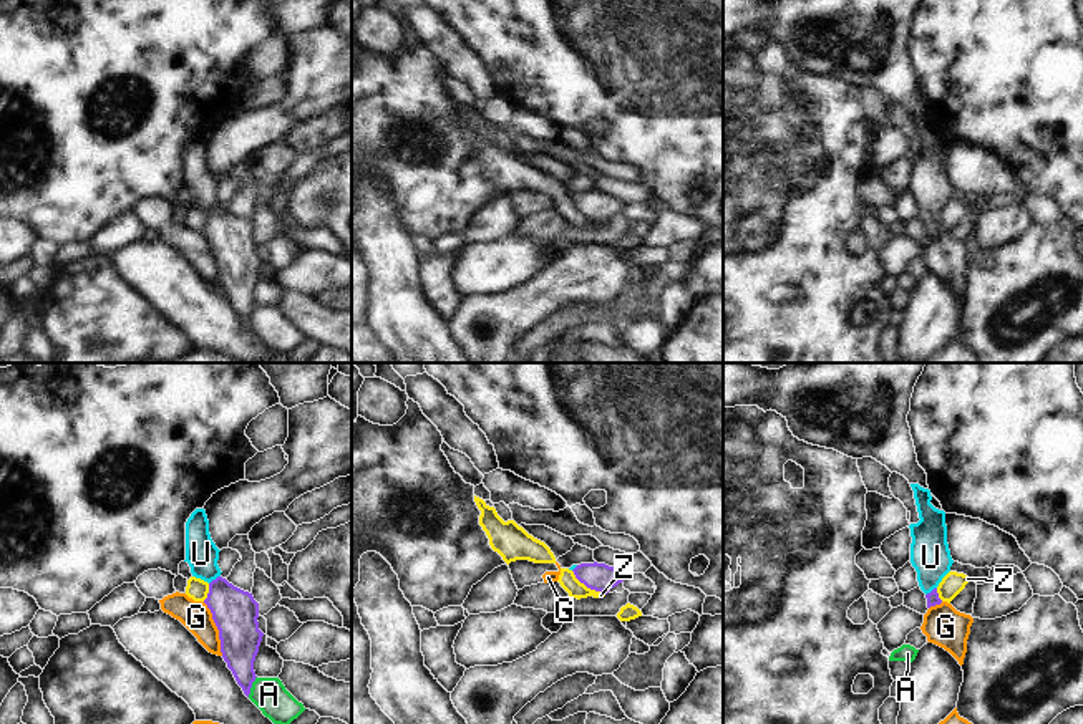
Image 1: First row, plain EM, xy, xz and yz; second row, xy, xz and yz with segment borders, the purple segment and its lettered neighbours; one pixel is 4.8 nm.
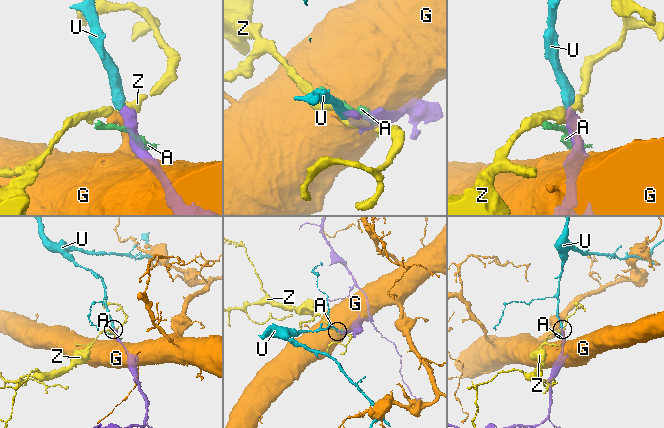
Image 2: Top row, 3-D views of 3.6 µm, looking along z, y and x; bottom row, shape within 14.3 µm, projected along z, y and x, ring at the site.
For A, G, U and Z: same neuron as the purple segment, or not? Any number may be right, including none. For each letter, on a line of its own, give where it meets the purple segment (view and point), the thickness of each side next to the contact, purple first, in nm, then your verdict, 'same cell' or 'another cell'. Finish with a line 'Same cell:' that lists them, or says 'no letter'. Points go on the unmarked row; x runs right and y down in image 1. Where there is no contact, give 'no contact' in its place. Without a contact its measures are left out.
A: contact xy (251, 315); calibres 190 and 170 nm; another cell
G: contact xy (218, 257); calibres 220 and 150 nm; another cell
U: contact xy (216, 207); calibres 220 and 160 nm; same cell
Z: contact xz (587, 216); calibres 140 and 90 nm; another cell
Same cell: U

